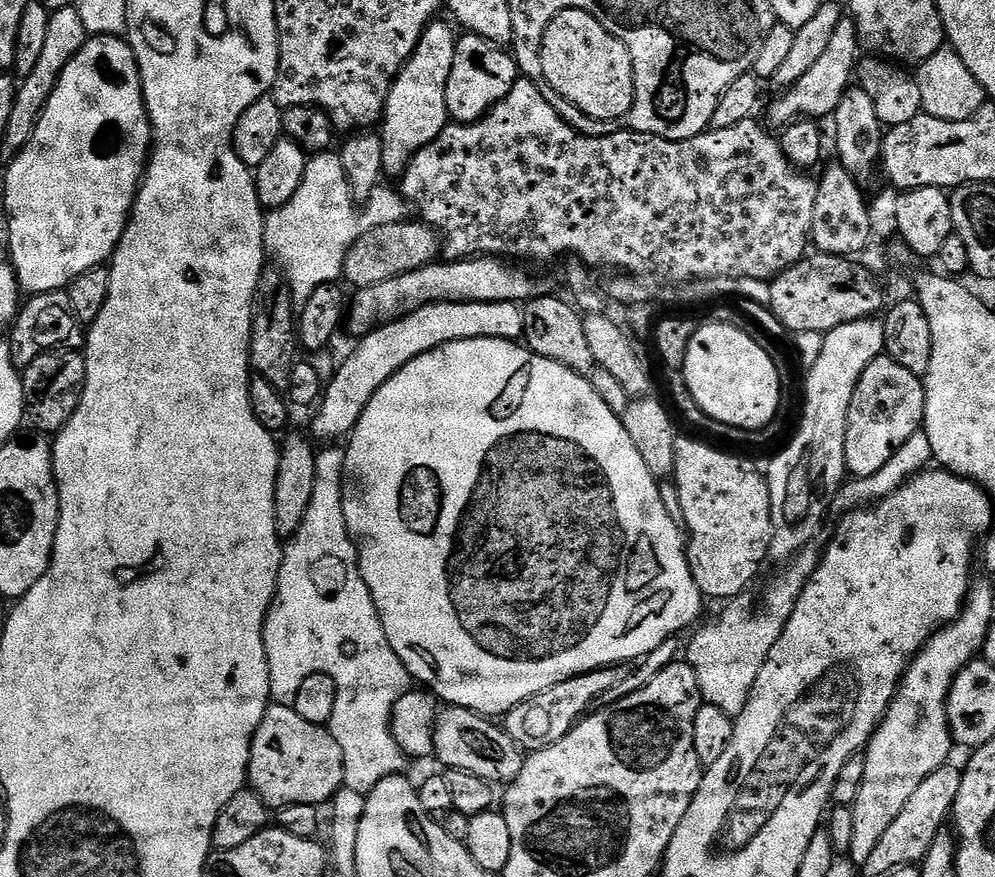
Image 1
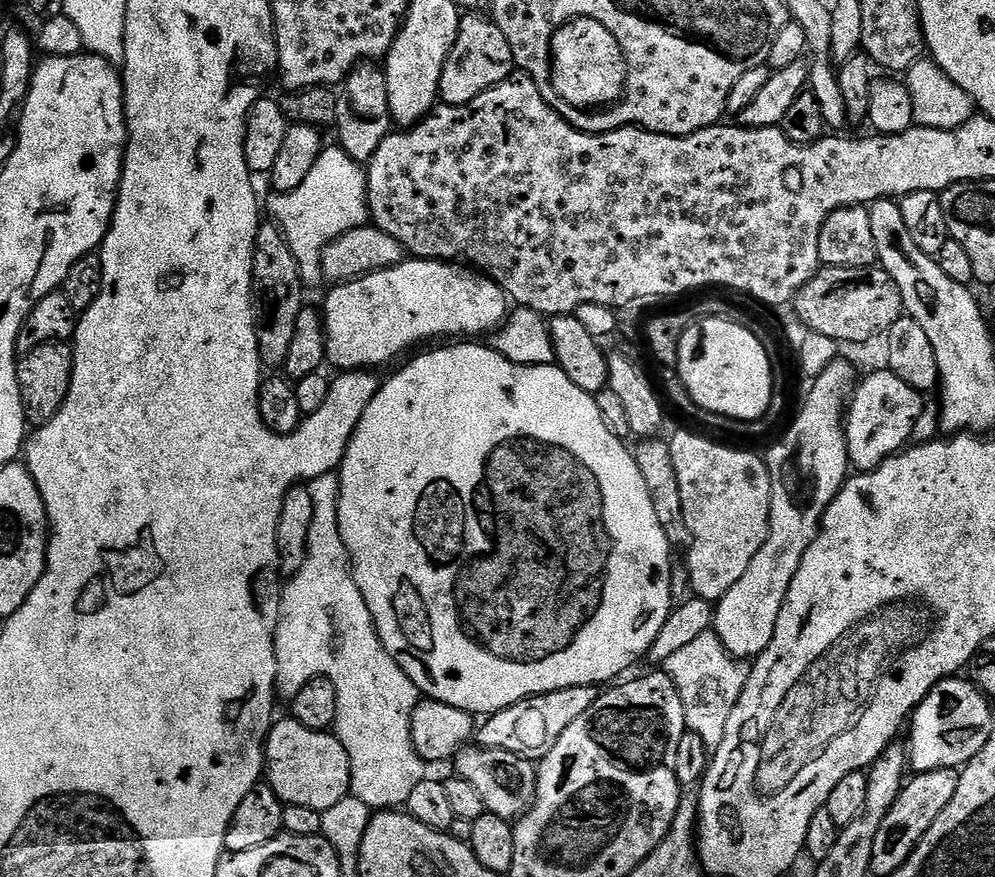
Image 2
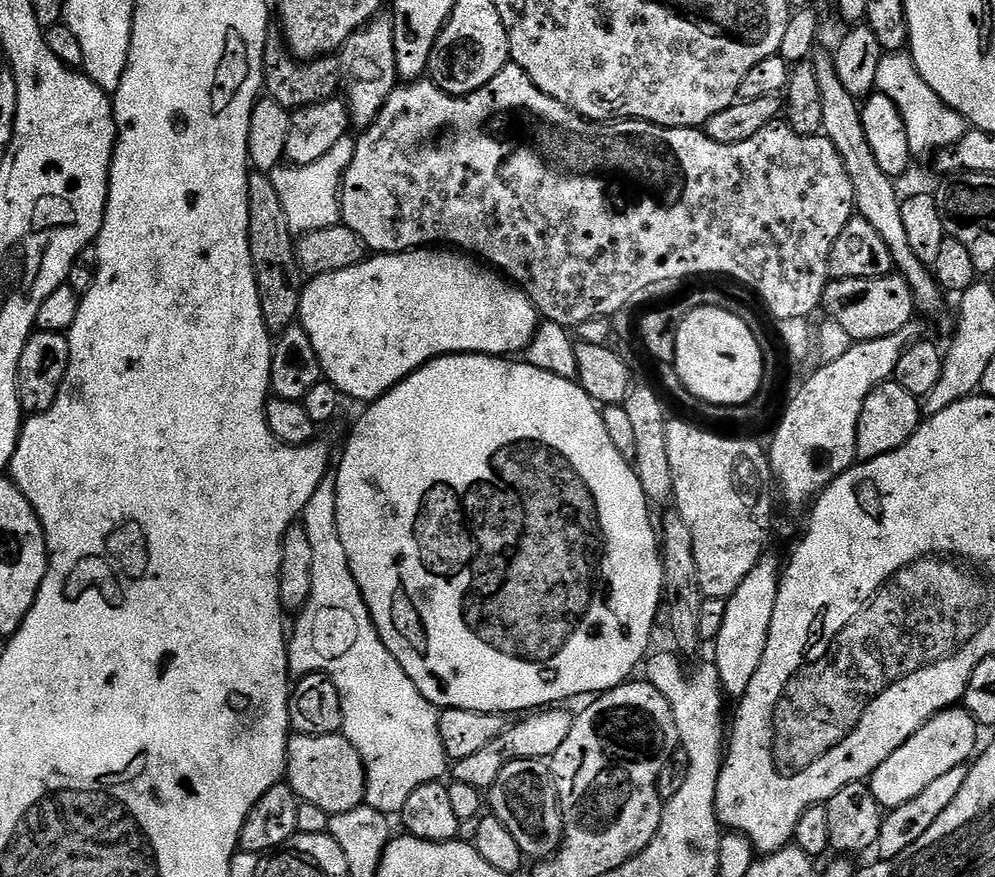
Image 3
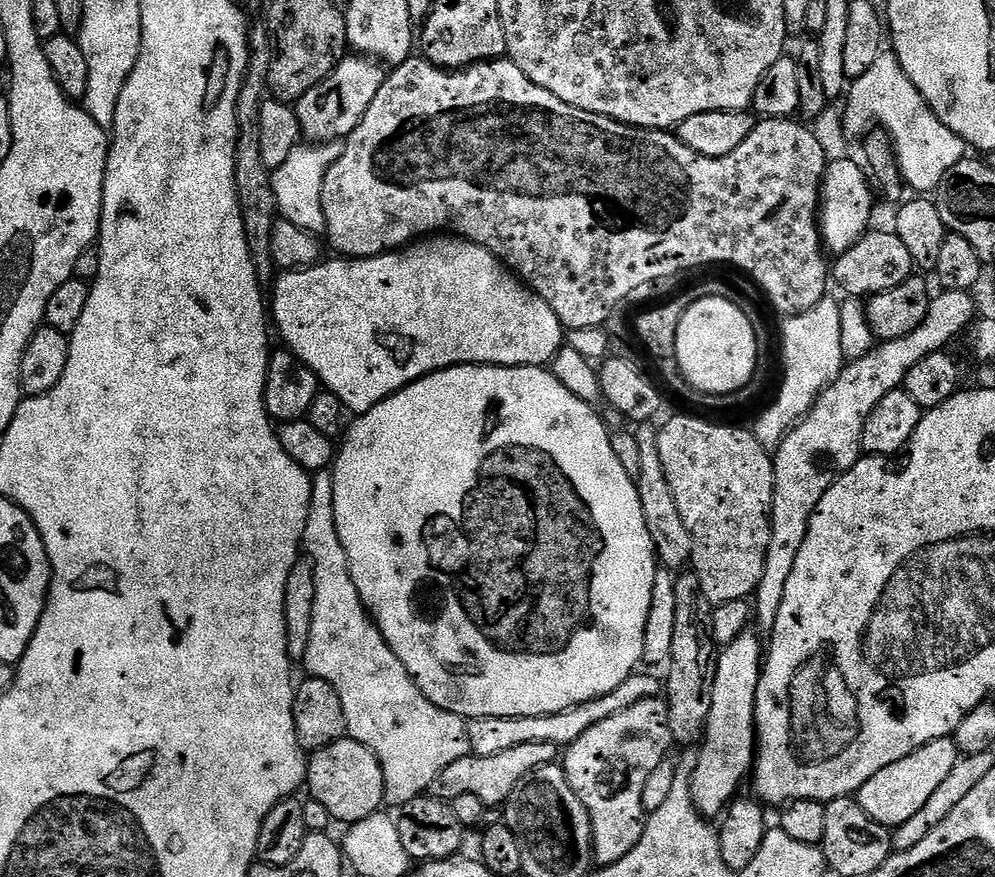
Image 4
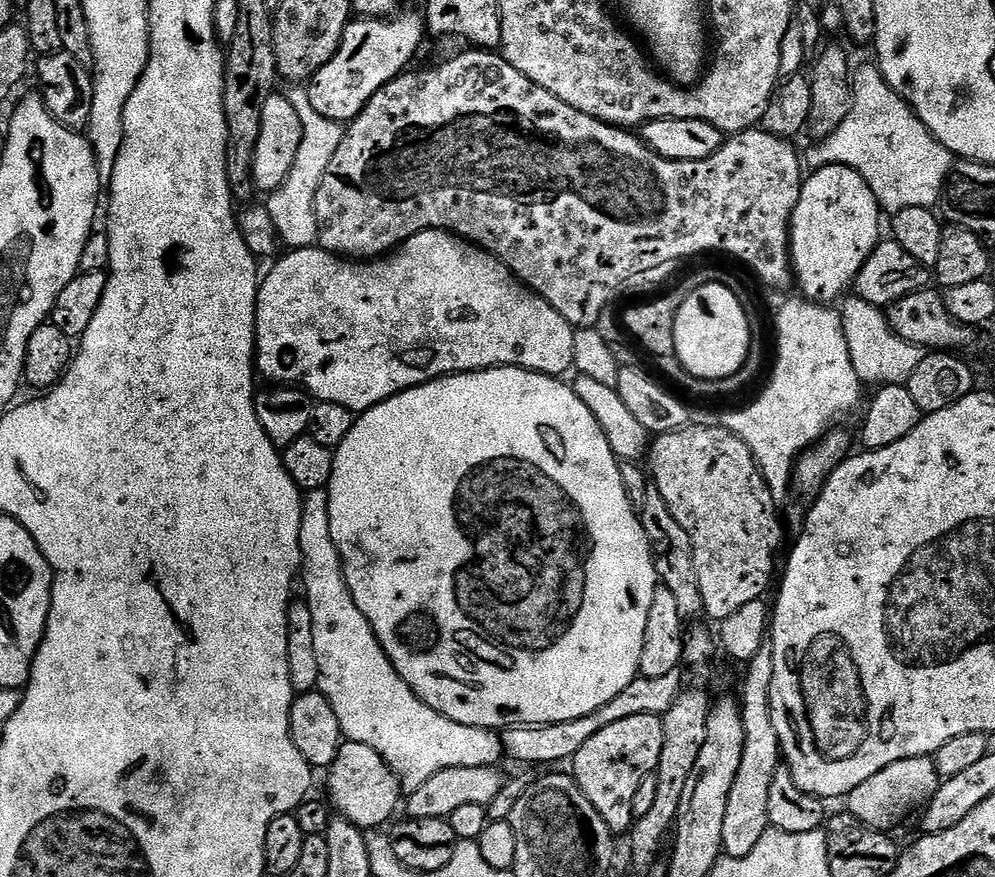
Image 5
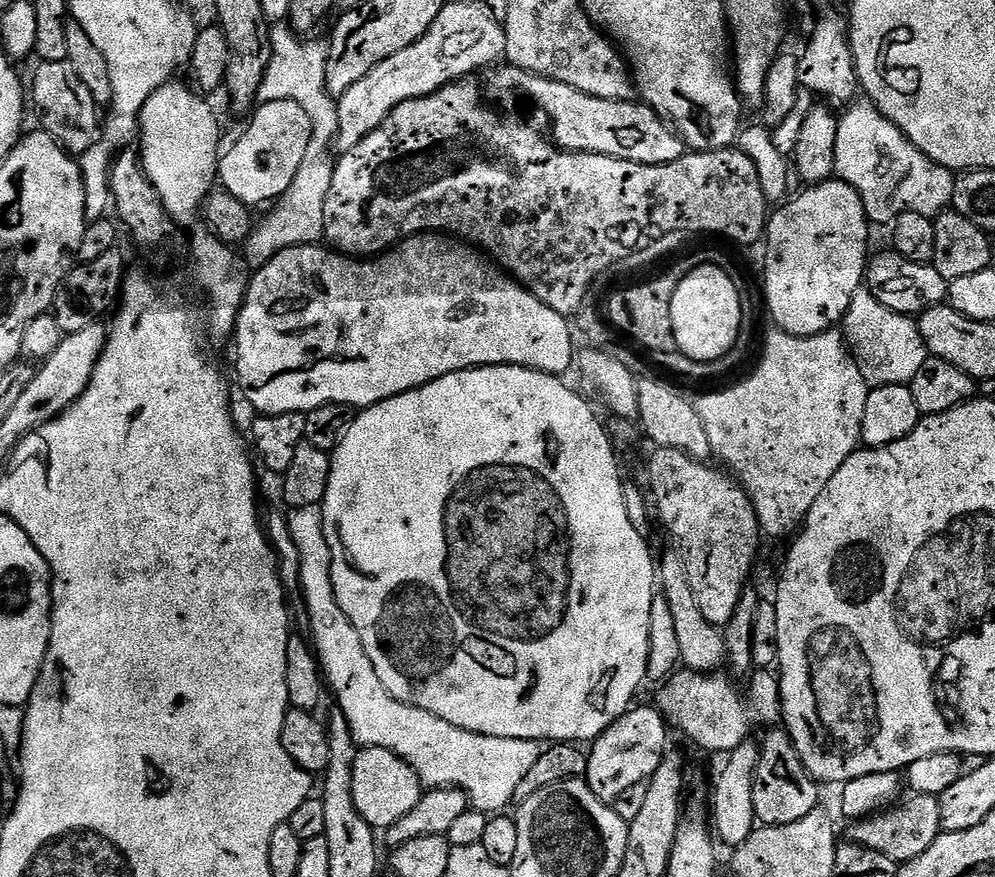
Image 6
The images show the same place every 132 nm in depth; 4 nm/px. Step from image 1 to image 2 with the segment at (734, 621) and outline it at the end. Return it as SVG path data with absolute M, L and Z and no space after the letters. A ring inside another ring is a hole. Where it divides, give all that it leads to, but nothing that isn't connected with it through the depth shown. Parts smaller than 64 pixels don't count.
M710 630L699 638L694 638L694 642L687 644L684 649L676 651L662 668L668 673L682 698L687 731L700 735L708 750L722 746L726 722L730 722L730 710L734 710L738 698L742 698L742 690L746 690L749 661L732 656L726 646L722 646L715 631Z

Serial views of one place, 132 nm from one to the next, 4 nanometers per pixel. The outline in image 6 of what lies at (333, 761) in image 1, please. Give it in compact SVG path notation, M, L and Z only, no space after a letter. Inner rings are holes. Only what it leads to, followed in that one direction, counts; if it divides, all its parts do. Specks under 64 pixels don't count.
M361 747L352 763L352 797L358 814L374 830L387 830L418 806L422 785L416 771L390 750Z

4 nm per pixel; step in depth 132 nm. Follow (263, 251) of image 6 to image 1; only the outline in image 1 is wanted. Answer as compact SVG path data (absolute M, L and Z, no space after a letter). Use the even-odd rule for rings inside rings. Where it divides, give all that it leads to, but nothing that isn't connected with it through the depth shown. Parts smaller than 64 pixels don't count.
M335 151L317 152L309 159L306 174L302 174L302 186L298 186L294 198L286 202L286 206L271 209L264 217L264 246L269 257L274 259L275 267L288 277L288 285L292 291L292 303L303 306L306 298L318 290L323 284L337 283L344 275L346 254L354 246L358 237L366 235L378 226L398 224L409 215L410 209L403 196L395 187L381 186L367 204L359 208L352 196L350 186L346 182L346 170L342 170L342 162Z

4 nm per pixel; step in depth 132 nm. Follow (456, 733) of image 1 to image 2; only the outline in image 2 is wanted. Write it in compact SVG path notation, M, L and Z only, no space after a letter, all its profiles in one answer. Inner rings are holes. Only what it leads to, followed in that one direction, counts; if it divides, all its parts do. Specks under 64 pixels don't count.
M465 746L454 757L455 775L459 779L471 782L478 789L478 794L482 794L487 811L509 822L519 820L536 800L538 768L531 762L533 763L527 755L518 752L479 746Z

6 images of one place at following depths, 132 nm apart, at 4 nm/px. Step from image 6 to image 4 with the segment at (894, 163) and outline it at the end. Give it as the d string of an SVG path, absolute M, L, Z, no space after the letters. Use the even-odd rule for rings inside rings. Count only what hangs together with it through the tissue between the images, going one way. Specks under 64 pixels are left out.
M891 50L880 52L877 60L870 66L870 70L866 70L866 74L862 74L862 78L851 81L846 92L847 100L848 105L844 108L845 130L850 135L860 138L877 126L884 129L892 141L892 148L896 153L896 164L900 168L905 185L911 191L912 188L916 191L913 193L935 193L942 178L946 178L946 170L958 166L958 162L965 159L964 139L958 134L954 134L954 130L950 130L950 126L946 126L946 122L942 122L942 118L938 118L938 114L934 114L934 110L928 105L926 98L922 98L918 86L914 86L914 82L910 82L910 78L906 74L906 70L902 70L902 62L898 62L895 52Z

